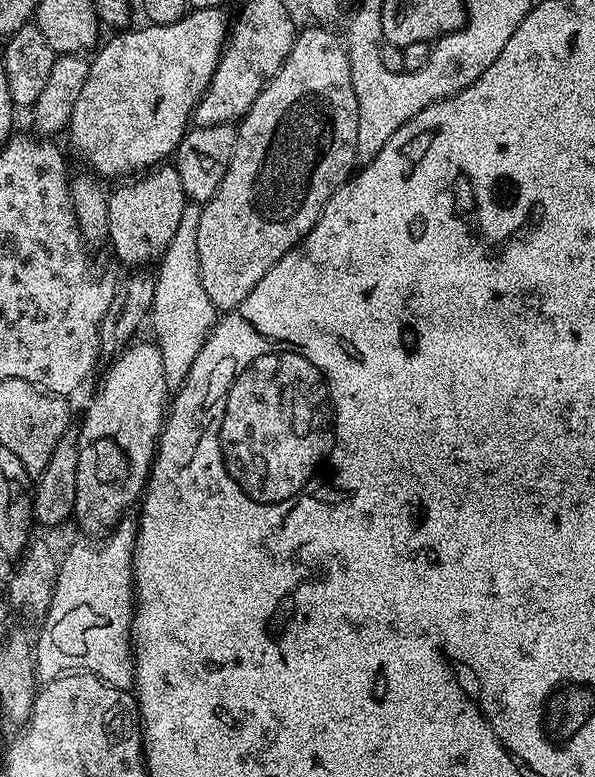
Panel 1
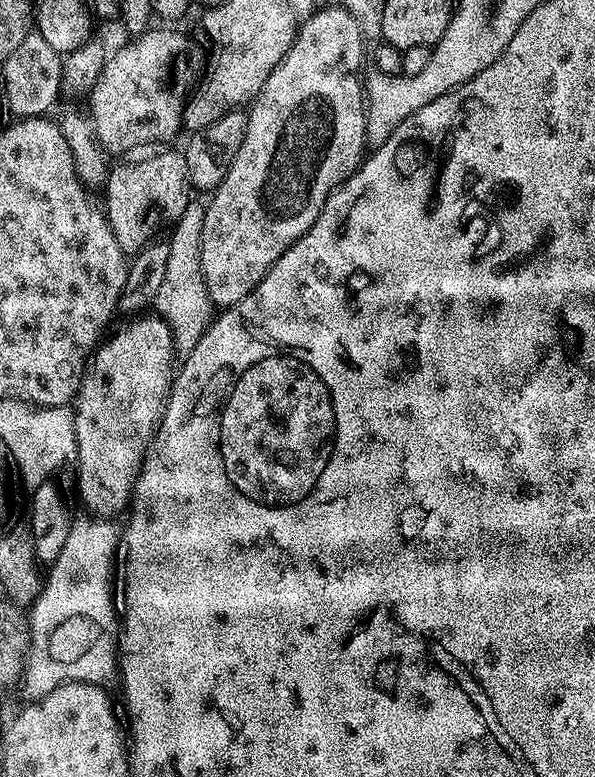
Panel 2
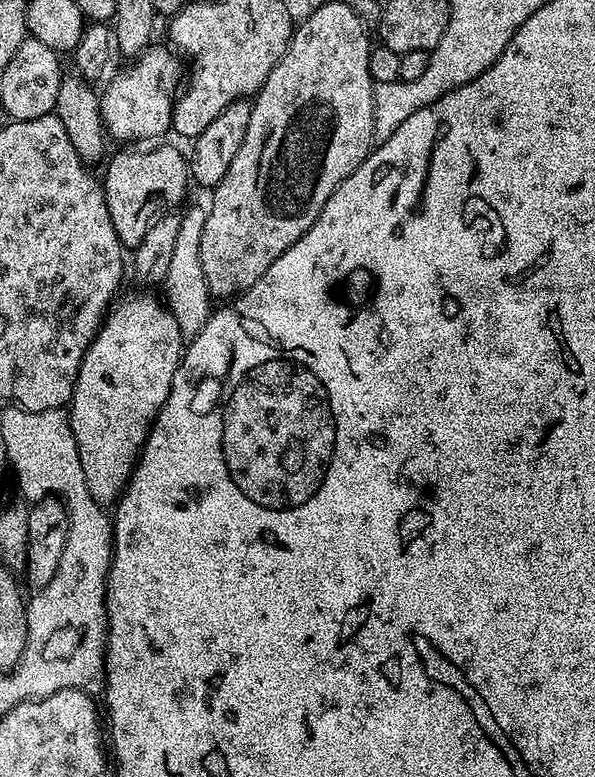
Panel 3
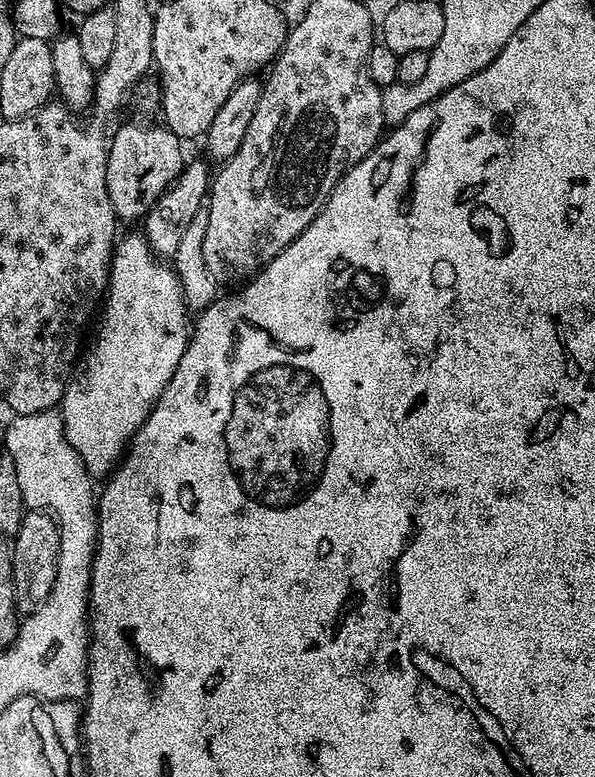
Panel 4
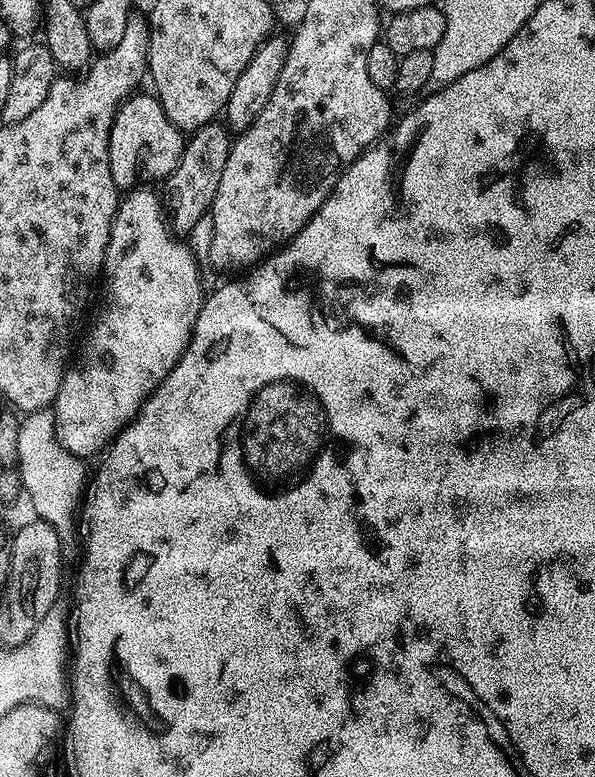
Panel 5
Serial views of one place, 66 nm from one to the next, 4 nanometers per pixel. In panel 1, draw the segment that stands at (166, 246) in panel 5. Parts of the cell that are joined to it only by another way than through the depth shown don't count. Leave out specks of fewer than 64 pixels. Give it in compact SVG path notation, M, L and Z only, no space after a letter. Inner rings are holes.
M133 342L128 345L128 349L121 356L116 357L107 365L108 376L104 376L100 380L100 393L93 398L88 404L88 409L84 412L84 433L78 436L78 490L76 491L76 510L74 513L75 523L80 523L82 527L89 528L90 531L96 532L99 528L111 530L116 527L117 523L125 519L128 507L135 505L141 499L142 489L147 485L148 474L152 457L158 447L158 433L163 429L166 419L166 398L164 402L164 392L166 393L166 385L164 382L164 371L162 370L162 354L158 351L157 345L140 344L141 342Z

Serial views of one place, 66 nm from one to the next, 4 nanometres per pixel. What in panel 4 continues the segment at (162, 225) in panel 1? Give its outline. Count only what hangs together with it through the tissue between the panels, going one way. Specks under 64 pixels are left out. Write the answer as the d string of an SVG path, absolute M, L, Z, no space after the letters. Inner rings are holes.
M124 124L116 133L111 133L108 144L108 161L106 162L106 186L110 190L110 202L116 211L117 221L136 220L143 221L151 208L156 205L158 198L180 176L184 169L186 155L182 149L182 142L163 126L155 128L152 124Z

